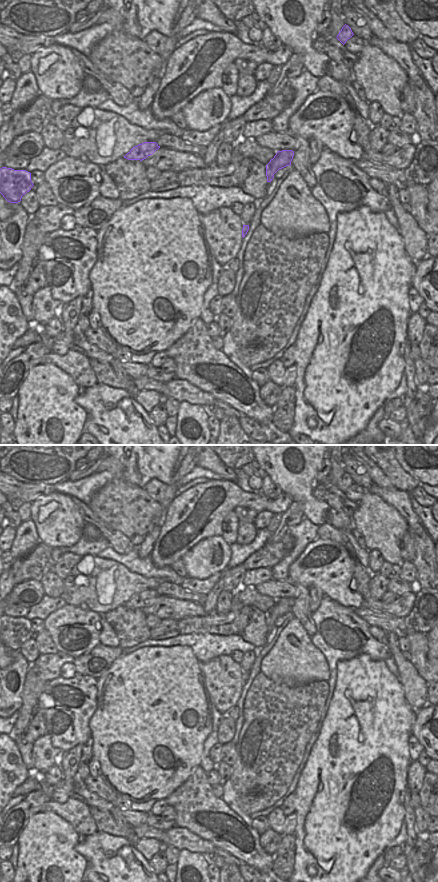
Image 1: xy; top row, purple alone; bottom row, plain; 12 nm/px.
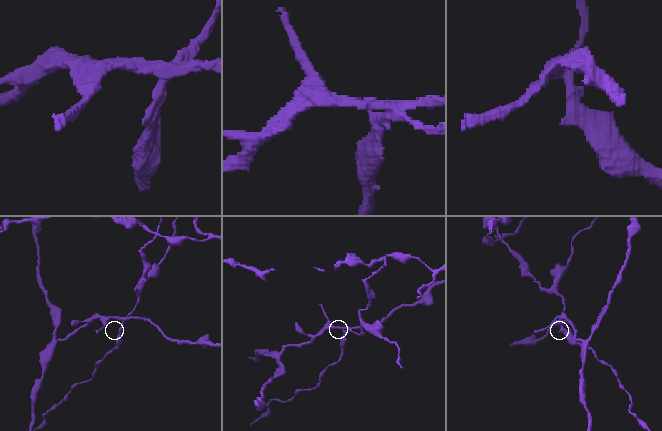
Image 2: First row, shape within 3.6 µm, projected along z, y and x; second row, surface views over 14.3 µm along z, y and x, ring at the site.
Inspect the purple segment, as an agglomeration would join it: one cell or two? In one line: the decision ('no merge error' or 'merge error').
merge error

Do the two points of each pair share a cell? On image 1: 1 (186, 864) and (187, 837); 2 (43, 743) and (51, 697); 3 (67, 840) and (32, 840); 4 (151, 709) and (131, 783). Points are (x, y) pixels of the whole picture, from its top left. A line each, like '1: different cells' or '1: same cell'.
1: different cells
2: different cells
3: same cell
4: same cell

